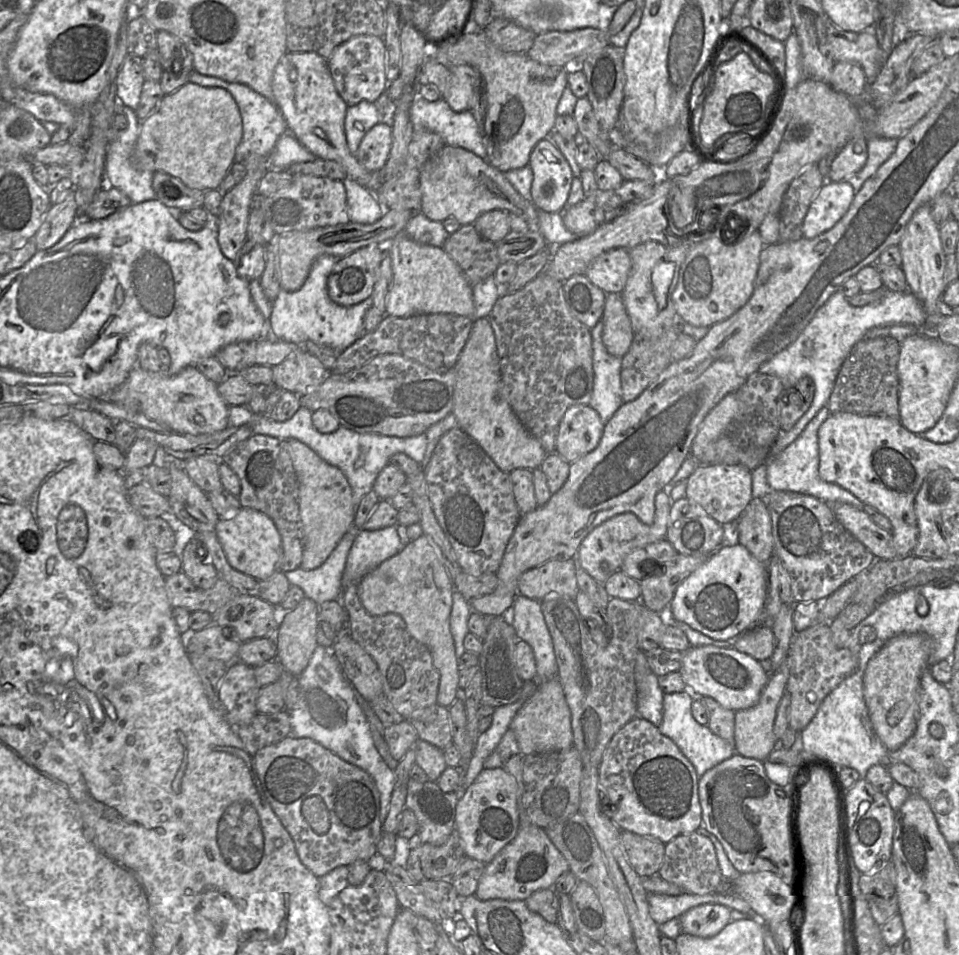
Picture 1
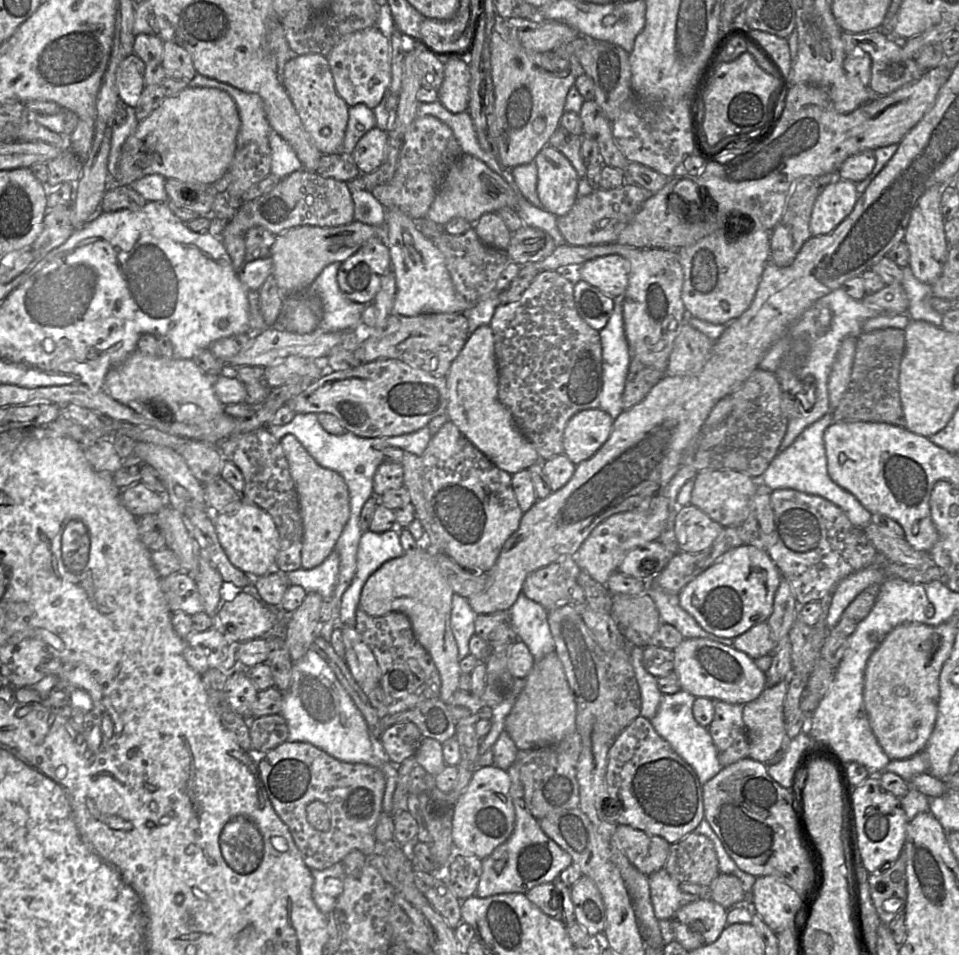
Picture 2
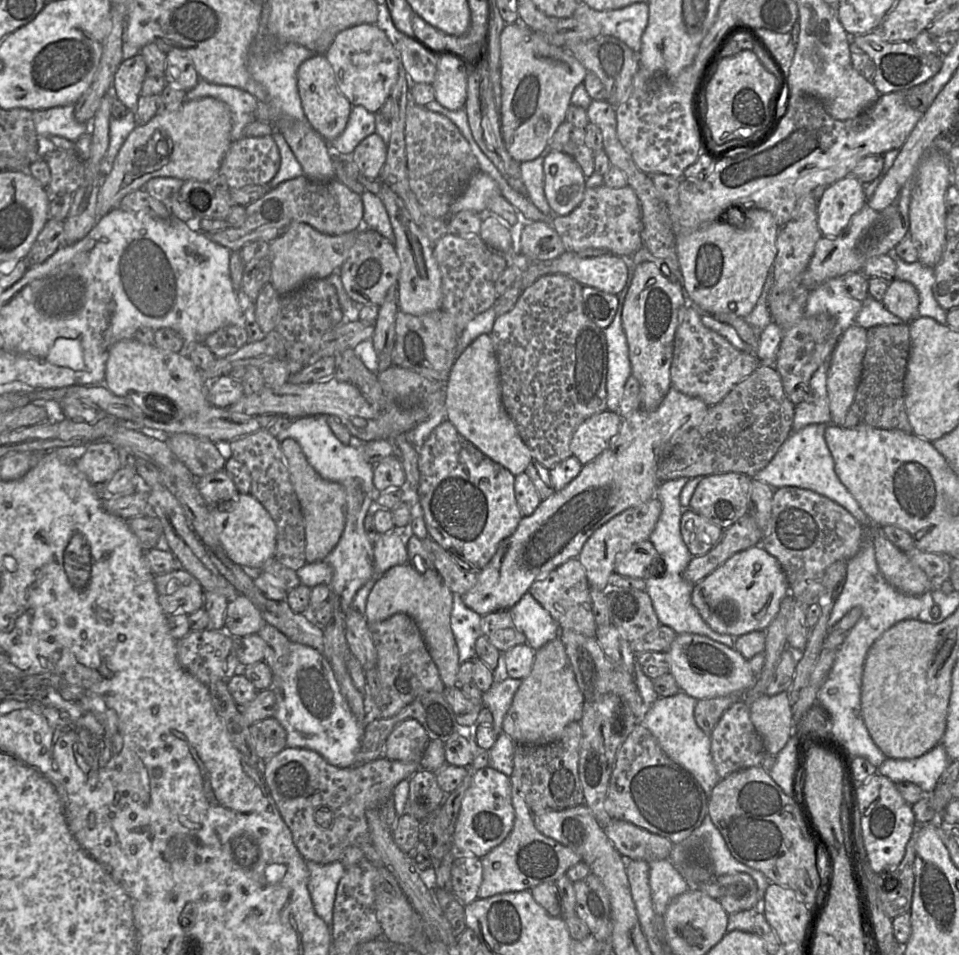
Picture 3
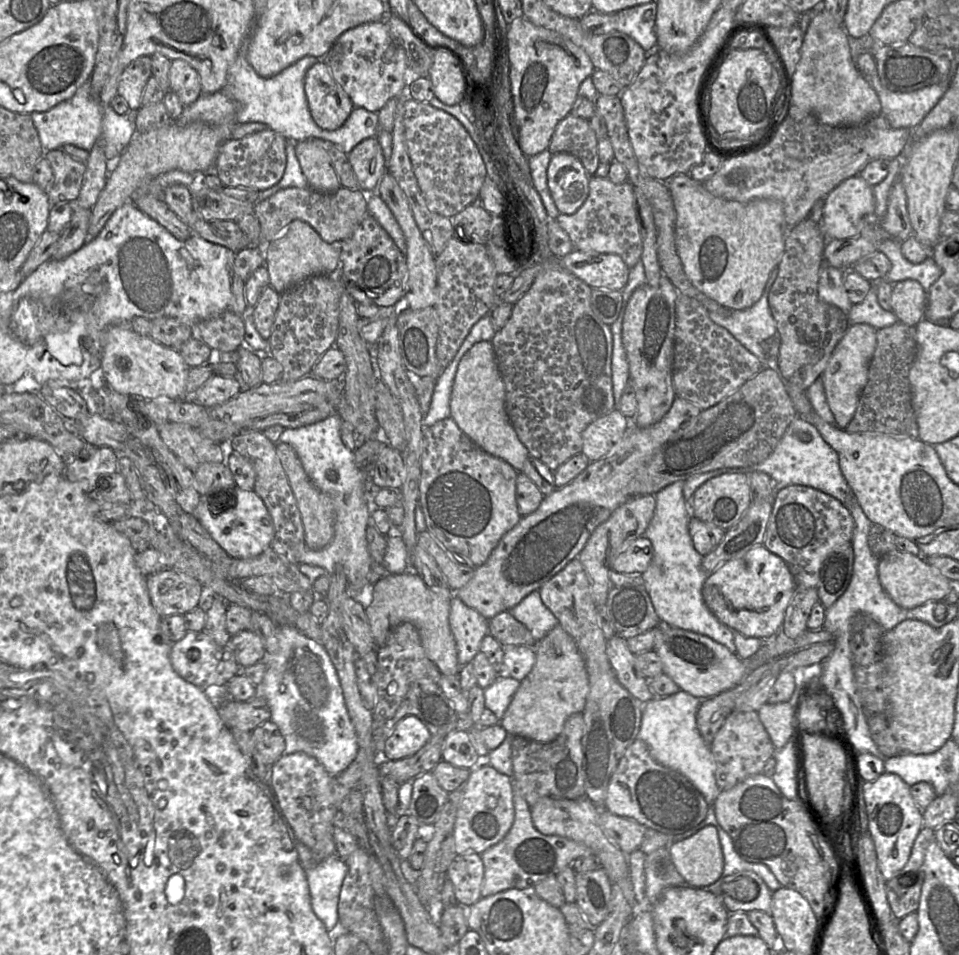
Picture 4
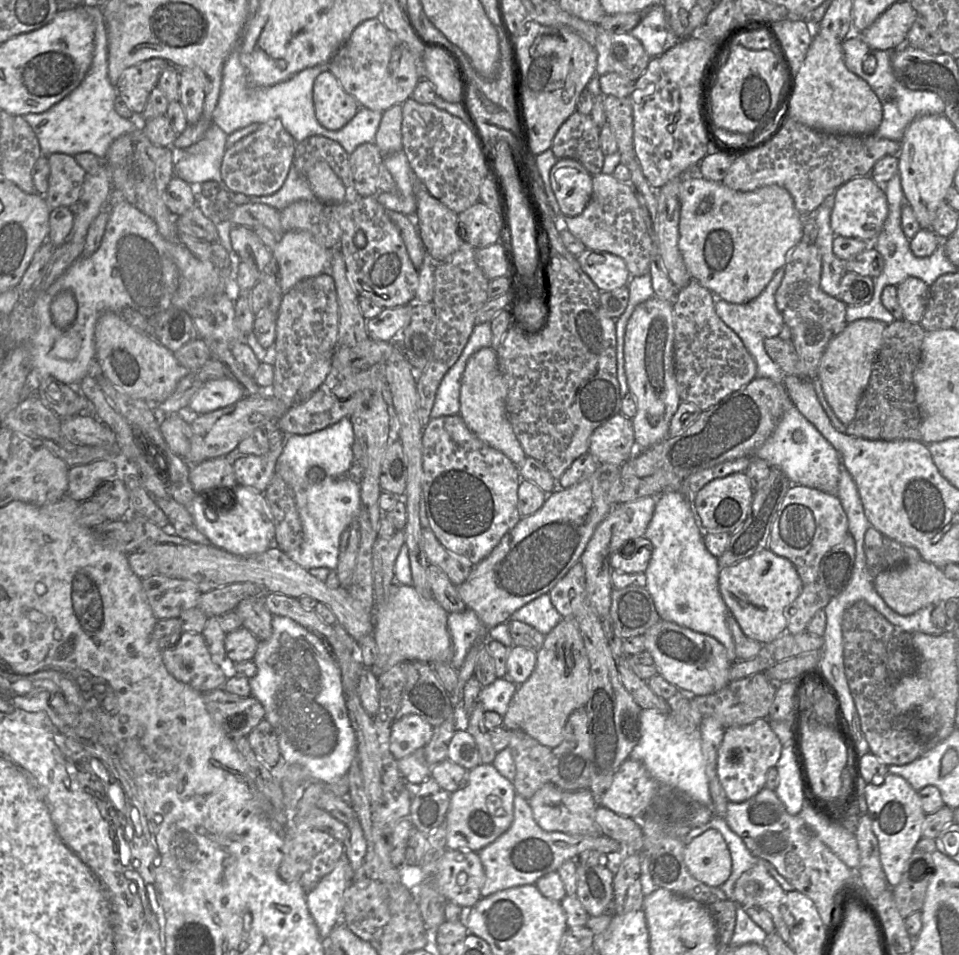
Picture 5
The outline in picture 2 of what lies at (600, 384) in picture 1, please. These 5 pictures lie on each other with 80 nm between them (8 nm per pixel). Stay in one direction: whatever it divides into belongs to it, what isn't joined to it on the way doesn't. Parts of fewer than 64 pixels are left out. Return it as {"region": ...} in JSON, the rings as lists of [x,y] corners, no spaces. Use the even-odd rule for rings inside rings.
{"region":[[[623,295],[614,299],[613,312],[599,331],[602,345],[602,389],[599,408],[615,419],[623,410],[622,396],[631,362],[623,320]]]}

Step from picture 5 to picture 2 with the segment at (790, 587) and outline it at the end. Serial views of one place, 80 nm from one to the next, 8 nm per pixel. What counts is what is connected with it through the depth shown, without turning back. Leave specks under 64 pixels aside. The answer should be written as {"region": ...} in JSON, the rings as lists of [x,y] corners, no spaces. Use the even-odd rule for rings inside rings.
{"region":[[[742,545],[725,552],[679,593],[679,605],[707,632],[734,639],[754,625],[767,622],[782,575],[766,550]]]}

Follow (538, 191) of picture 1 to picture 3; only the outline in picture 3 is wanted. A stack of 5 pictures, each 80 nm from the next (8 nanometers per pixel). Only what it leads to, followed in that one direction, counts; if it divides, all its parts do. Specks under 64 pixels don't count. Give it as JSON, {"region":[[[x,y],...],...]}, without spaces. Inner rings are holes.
{"region":[[[548,150],[543,161],[544,193],[553,216],[570,214],[583,200],[586,177],[568,154]]]}

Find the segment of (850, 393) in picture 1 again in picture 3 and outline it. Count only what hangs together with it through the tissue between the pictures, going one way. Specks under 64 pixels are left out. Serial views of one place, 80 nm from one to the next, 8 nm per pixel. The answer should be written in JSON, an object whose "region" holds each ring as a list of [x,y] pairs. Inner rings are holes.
{"region":[[[909,323],[880,325],[867,329],[866,351],[855,396],[841,426],[861,425],[913,433],[904,405],[904,376],[910,353]]]}

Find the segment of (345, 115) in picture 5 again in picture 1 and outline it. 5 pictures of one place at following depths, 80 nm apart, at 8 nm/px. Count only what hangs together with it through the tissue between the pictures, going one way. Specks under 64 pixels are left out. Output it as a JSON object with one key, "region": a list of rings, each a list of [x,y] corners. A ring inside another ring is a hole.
{"region":[[[287,52],[275,67],[272,78],[272,91],[273,103],[284,117],[289,132],[316,157],[337,162],[345,170],[347,176],[366,187],[372,173],[359,163],[347,146],[344,121],[348,105],[335,88],[328,59],[316,52]]]}

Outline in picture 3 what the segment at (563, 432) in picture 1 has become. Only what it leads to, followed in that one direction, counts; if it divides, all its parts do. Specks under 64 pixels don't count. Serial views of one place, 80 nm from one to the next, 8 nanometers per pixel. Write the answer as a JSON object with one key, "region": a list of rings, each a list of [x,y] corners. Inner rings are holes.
{"region":[[[609,410],[597,413],[575,430],[570,450],[582,465],[585,465],[600,455],[617,436],[622,417],[619,413]]]}

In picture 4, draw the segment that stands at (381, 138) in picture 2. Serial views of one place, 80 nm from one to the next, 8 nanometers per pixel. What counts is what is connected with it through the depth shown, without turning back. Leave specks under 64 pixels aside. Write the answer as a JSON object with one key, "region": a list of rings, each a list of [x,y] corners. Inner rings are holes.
{"region":[[[376,137],[365,139],[348,154],[348,160],[360,186],[371,191],[377,187],[386,172],[383,150]]]}

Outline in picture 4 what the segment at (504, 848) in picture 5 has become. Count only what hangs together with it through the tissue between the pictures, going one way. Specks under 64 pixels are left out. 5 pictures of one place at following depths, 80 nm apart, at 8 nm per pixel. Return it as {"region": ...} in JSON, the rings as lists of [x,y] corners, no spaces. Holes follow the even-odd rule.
{"region":[[[514,784],[513,804],[515,815],[510,830],[500,842],[481,854],[484,865],[481,897],[488,897],[512,888],[534,887],[548,877],[557,876],[563,868],[571,865],[577,858],[593,856],[592,849],[582,843],[539,832],[532,822],[531,807]]]}

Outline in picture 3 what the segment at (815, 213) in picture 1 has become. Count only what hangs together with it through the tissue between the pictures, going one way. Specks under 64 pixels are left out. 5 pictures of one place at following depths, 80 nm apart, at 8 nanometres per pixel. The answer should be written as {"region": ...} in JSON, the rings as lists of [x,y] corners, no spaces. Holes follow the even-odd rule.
{"region":[[[852,174],[827,186],[817,202],[817,222],[822,235],[835,238],[843,234],[866,201],[863,183]]]}

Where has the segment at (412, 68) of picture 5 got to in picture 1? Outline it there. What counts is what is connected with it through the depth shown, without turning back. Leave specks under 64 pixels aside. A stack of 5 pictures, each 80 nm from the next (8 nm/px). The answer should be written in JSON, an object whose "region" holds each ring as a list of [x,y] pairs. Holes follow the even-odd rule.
{"region":[[[373,35],[354,36],[340,44],[328,58],[329,69],[338,94],[348,106],[365,100],[374,103],[389,84],[384,39]]]}

